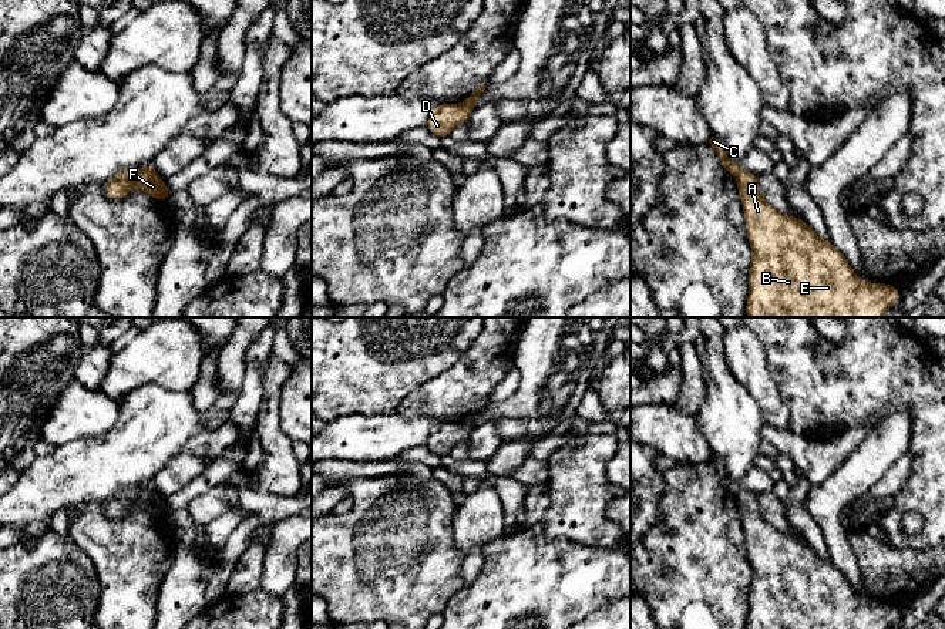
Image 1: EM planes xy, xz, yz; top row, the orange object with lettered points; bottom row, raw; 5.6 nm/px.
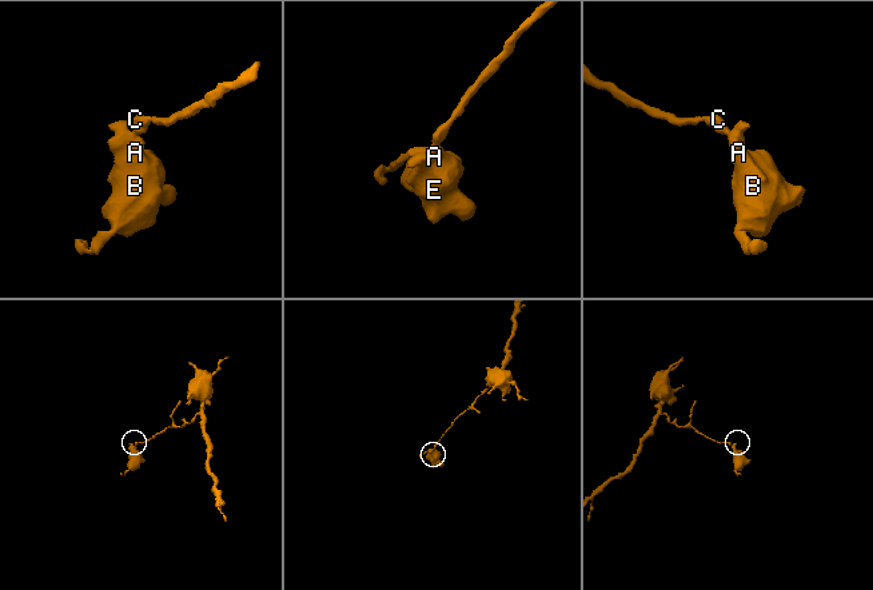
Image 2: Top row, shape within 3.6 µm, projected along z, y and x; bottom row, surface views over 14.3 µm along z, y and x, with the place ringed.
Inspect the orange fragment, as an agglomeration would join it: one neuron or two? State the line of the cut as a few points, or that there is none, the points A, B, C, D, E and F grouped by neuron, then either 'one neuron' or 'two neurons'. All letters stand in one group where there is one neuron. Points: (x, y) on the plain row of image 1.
cut in xz along (463, 421), (471, 427); A B D E F / C; two neurons

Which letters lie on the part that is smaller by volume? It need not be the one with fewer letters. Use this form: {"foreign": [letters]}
{"foreign": ["A", "B", "D", "E", "F"]}

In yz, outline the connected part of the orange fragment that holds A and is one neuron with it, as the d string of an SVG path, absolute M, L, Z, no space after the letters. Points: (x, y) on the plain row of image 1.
M741 488L736 500L753 571L746 629L889 629L901 618L892 603L861 599L831 559L821 558L806 539L771 527L754 492Z

